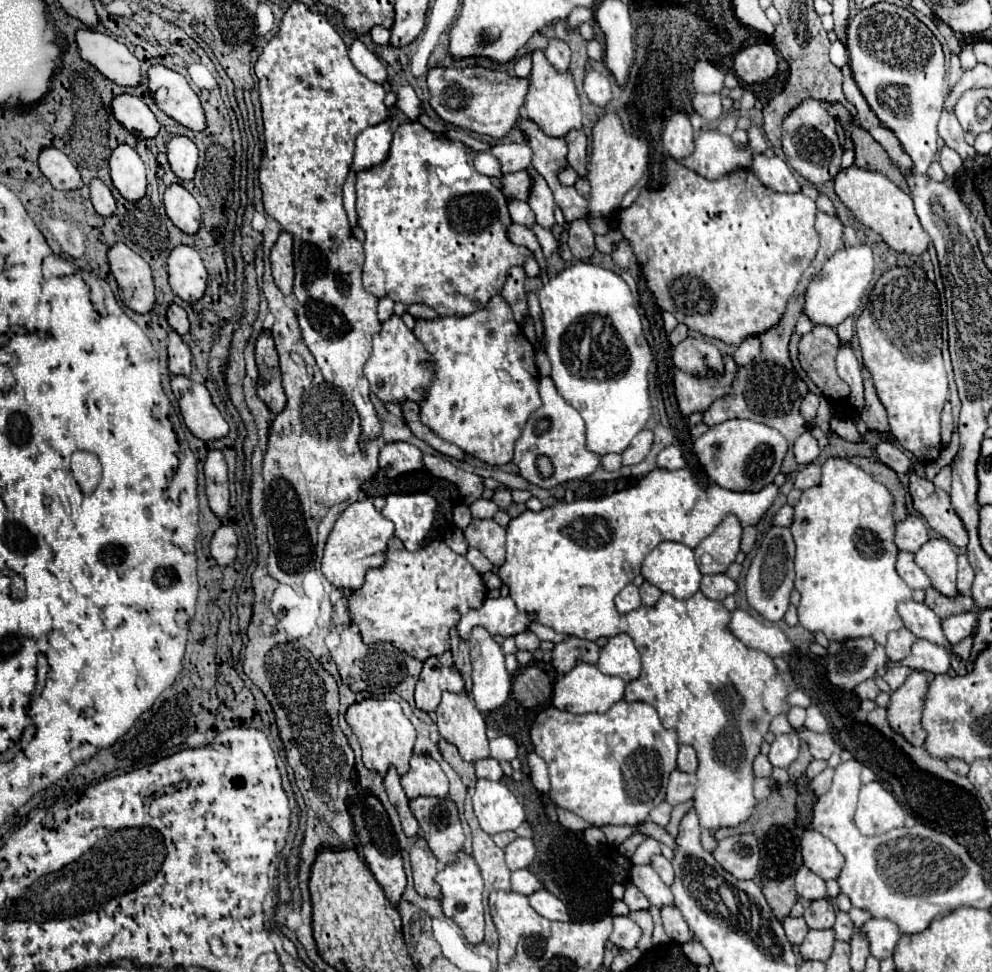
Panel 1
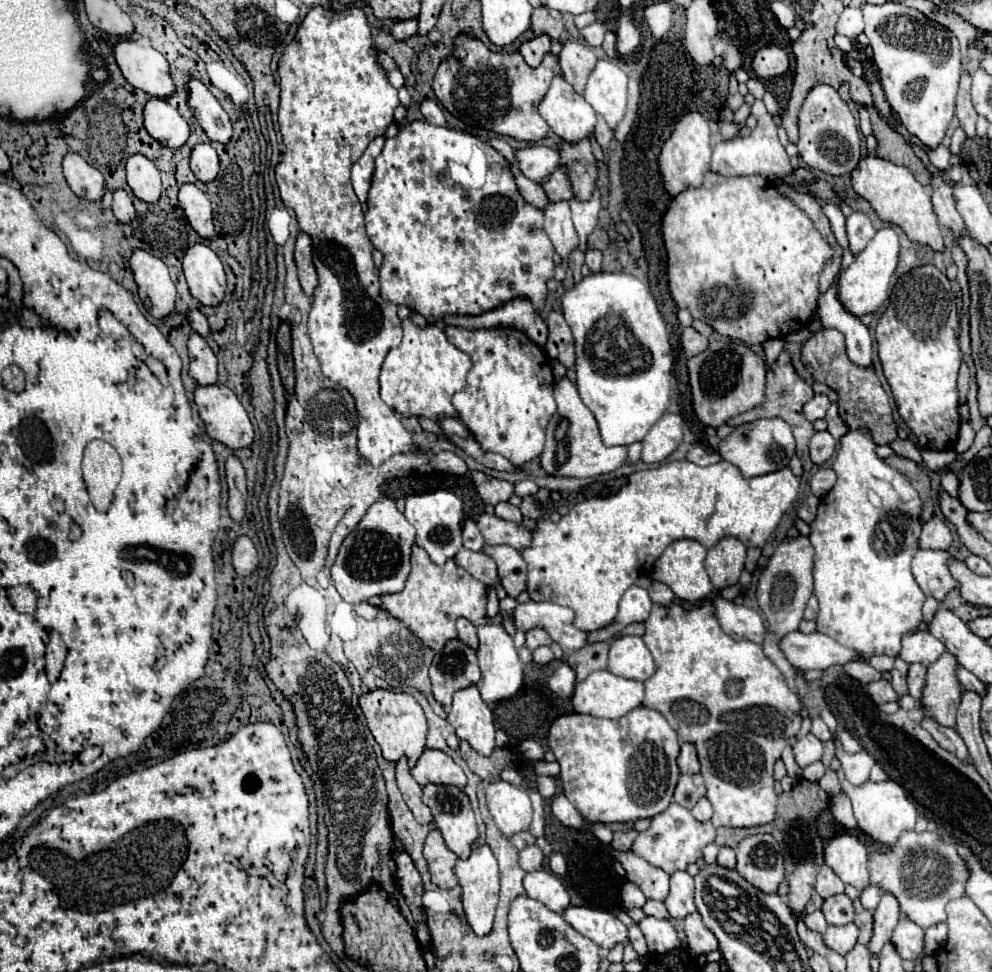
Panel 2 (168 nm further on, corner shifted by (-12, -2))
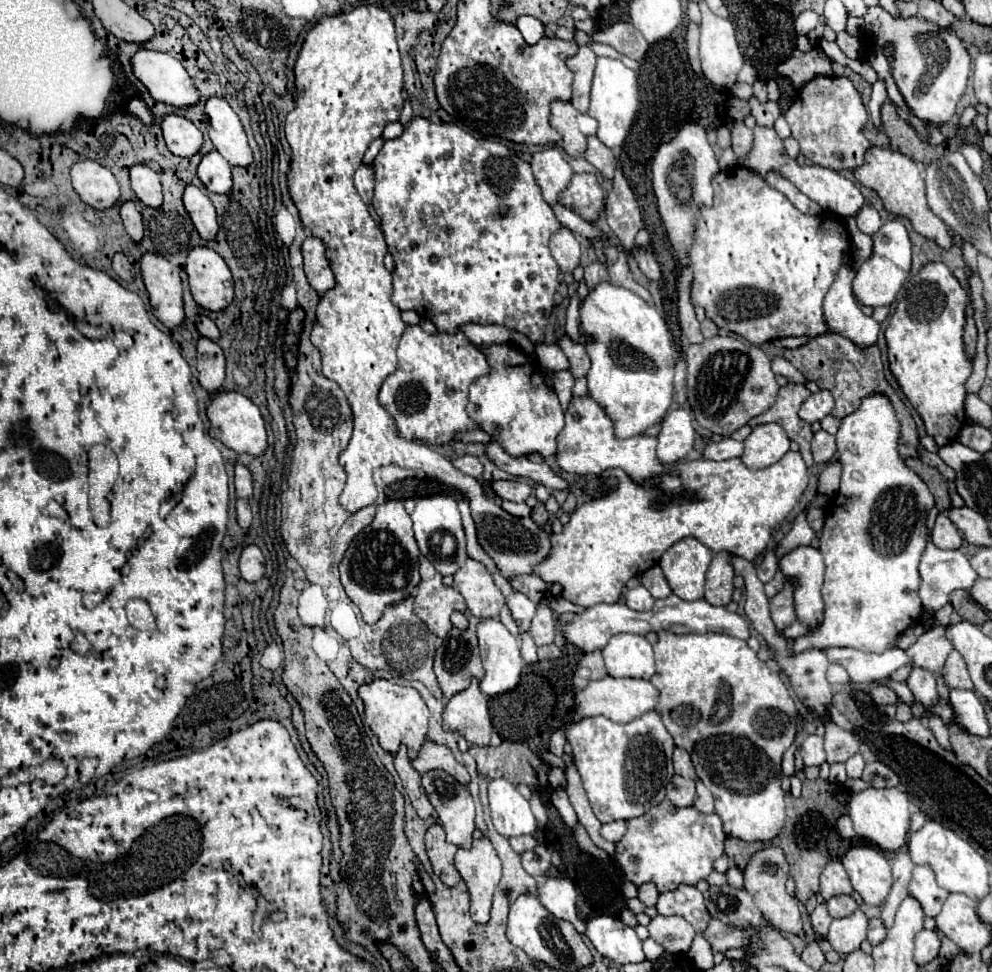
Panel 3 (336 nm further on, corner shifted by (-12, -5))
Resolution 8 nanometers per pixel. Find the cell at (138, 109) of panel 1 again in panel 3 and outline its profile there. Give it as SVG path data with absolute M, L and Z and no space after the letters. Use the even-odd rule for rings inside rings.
M176 114L166 116L162 122L162 130L164 130L164 140L166 140L168 150L176 156L190 158L204 144L202 132L190 120L182 116L176 116Z

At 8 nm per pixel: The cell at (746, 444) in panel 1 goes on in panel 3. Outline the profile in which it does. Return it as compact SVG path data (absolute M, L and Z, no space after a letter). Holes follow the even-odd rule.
M762 424L744 440L742 462L750 470L768 468L790 450L790 440L780 424Z

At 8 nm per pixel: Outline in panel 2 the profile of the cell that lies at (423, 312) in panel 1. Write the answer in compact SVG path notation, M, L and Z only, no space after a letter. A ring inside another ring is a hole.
M516 297L512 301L506 301L504 305L492 309L484 315L478 315L478 317L446 315L442 319L446 325L456 325L456 327L464 327L464 329L516 327L516 329L524 331L540 347L544 347L544 343L548 339L544 319L540 317L540 313L534 309L534 305L526 297Z

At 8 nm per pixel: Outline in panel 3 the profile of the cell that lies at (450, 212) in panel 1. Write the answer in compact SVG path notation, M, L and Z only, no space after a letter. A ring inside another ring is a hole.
M414 118L408 126L404 126L404 132L400 138L394 140L386 140L382 150L378 152L374 164L374 200L372 206L376 208L380 222L382 222L382 230L384 230L384 238L388 244L388 252L394 256L396 268L394 268L394 296L392 302L400 308L400 310L416 310L422 318L432 320L436 324L436 328L440 332L458 332L462 324L474 322L474 324L500 324L508 330L514 330L518 334L524 334L530 338L532 344L538 344L544 340L544 330L548 324L548 318L552 314L554 308L554 294L560 286L558 280L558 264L550 254L548 242L552 232L558 232L562 228L560 220L556 218L556 214L552 212L552 206L544 202L540 186L536 184L536 178L532 174L532 166L524 160L520 160L516 156L516 152L512 152L506 144L498 144L492 140L484 140L484 138L474 138L472 134L468 134L466 130L462 130L456 124L434 124L426 118ZM432 206L432 208L428 208ZM430 212L432 214L430 214ZM426 216L436 216L436 220L424 220Z

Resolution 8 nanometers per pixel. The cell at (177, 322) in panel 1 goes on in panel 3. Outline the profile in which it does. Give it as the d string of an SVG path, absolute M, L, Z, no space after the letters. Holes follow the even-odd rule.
M198 316L196 328L198 328L198 332L200 332L202 336L206 336L206 338L210 338L210 340L218 340L218 338L220 338L218 326L216 326L208 316Z

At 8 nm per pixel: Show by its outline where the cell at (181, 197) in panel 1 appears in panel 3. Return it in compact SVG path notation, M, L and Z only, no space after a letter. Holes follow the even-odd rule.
M188 184L184 190L184 206L200 236L204 240L214 240L218 232L218 218L214 204L208 200L208 196L194 184Z

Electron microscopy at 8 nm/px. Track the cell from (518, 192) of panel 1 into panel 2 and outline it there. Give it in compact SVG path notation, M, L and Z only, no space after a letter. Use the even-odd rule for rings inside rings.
M556 169L556 173L552 173L552 177L548 177L548 181L544 181L542 185L544 193L548 195L548 201L562 201L562 199L572 199L572 191L570 191L570 181L566 177L566 169Z

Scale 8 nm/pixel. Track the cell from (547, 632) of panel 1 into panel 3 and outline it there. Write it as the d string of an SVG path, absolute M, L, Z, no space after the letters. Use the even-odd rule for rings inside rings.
M636 586L636 588L628 590L626 606L632 608L632 610L638 610L638 612L650 610L654 606L654 598L652 598L652 594L644 586Z

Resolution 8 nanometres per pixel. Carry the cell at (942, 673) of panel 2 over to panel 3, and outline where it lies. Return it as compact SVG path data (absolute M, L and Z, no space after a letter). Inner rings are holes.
M952 652L942 668L942 676L948 684L948 688L962 688L962 690L972 690L972 680L968 674L968 666L964 662L964 658L960 656L960 652Z

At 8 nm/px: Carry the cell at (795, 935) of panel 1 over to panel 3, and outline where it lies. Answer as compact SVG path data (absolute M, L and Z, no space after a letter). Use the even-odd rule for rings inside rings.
M824 902L816 906L816 910L810 914L810 920L812 920L812 926L814 926L816 932L820 932L822 936L828 934L828 926L830 926L830 922L832 922L832 916L828 914Z

